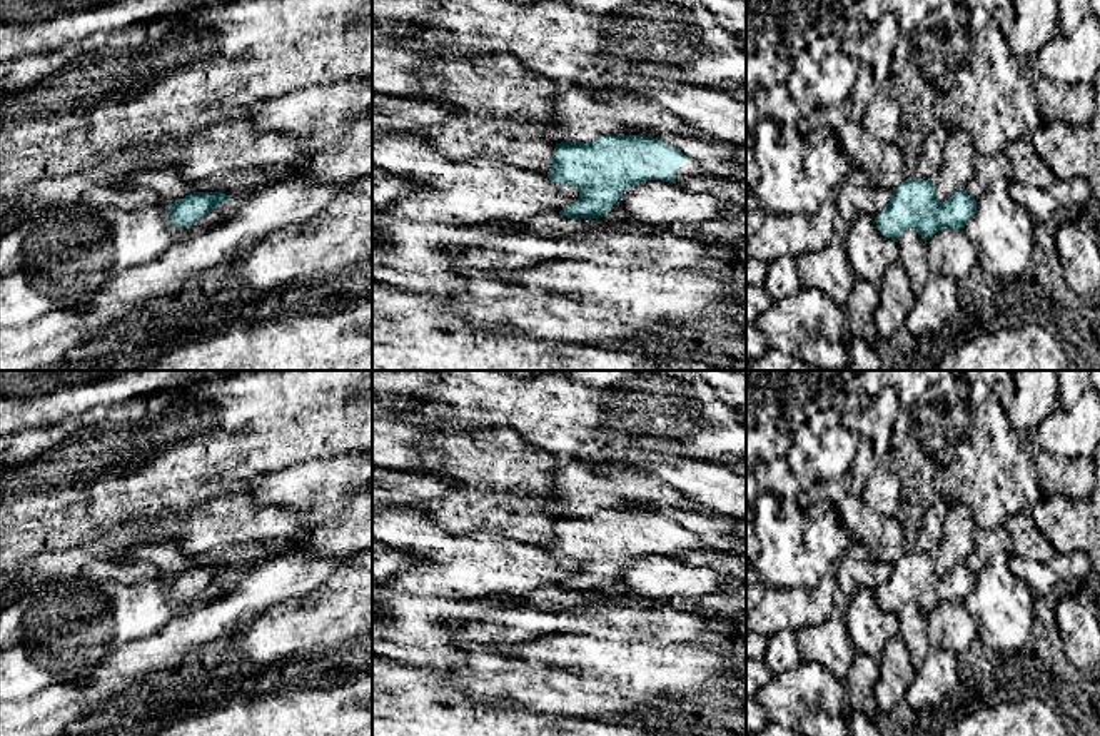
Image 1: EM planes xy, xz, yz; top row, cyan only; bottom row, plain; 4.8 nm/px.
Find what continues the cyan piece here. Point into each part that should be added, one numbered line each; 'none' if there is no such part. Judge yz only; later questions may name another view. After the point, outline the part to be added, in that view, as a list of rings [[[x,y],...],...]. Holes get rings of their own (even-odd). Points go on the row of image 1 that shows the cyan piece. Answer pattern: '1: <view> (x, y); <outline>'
none

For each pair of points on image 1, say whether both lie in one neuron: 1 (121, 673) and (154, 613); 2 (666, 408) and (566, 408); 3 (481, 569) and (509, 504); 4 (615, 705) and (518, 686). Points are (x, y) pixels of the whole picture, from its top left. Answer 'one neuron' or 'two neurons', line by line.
1: two neurons
2: one neuron
3: two neurons
4: one neuron

